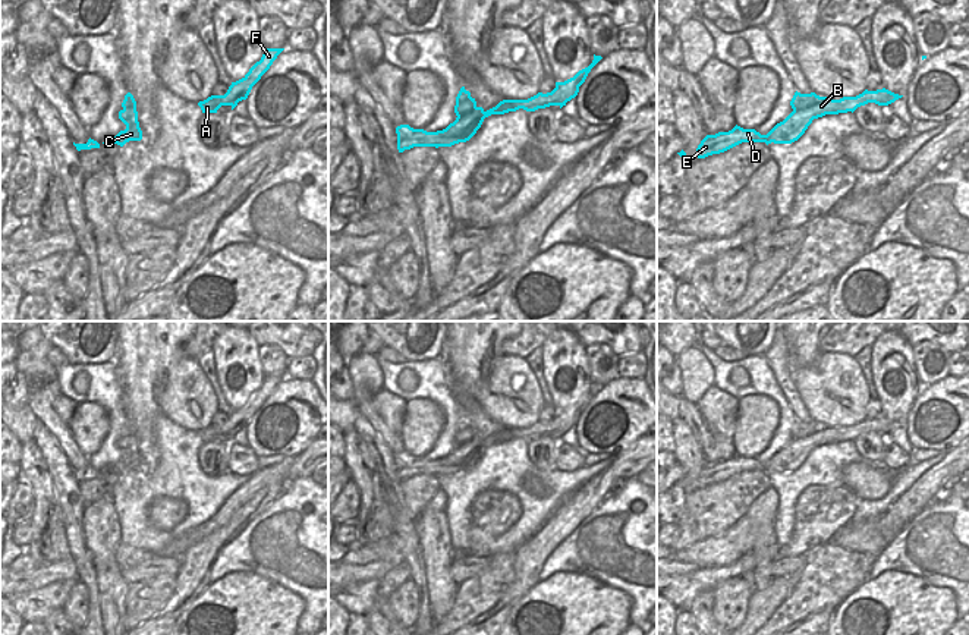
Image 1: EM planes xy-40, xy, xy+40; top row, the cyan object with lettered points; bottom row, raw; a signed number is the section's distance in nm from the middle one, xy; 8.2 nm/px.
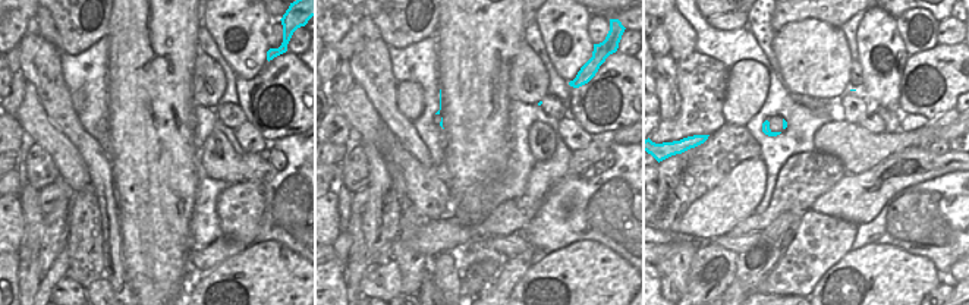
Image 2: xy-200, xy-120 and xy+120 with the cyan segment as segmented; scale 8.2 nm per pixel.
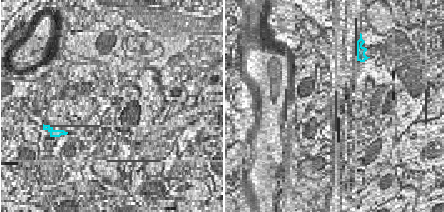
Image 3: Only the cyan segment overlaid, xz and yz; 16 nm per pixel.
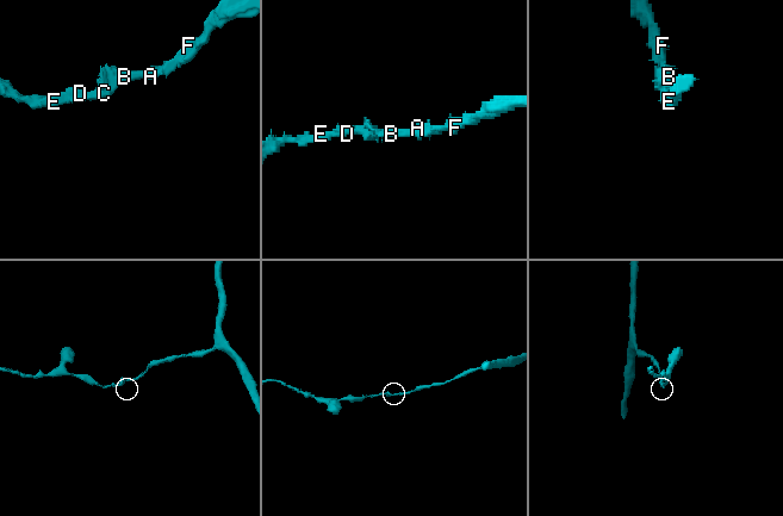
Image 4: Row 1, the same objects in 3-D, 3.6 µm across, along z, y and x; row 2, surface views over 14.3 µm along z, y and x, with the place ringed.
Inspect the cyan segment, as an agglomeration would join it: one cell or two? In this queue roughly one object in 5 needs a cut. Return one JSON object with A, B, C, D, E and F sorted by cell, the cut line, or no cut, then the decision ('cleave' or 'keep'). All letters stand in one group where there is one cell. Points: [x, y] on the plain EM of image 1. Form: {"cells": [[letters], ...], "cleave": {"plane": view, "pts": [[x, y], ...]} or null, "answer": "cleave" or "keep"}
{"cells": [["A", "B", "C", "D", "E", "F"]], "cleave": null, "answer": "keep"}

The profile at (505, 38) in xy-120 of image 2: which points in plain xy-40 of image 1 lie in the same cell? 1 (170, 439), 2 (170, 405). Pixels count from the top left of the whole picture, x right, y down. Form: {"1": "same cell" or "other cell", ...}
{"1": "other cell", "2": "other cell"}

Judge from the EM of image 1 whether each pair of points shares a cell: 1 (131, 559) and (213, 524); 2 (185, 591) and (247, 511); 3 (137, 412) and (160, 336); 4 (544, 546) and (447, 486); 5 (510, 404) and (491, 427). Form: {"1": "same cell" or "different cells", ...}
{"1": "same cell", "2": "same cell", "3": "same cell", "4": "different cells", "5": "different cells"}

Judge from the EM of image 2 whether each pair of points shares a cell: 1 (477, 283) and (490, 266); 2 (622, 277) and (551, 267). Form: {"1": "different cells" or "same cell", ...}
{"1": "same cell", "2": "same cell"}

